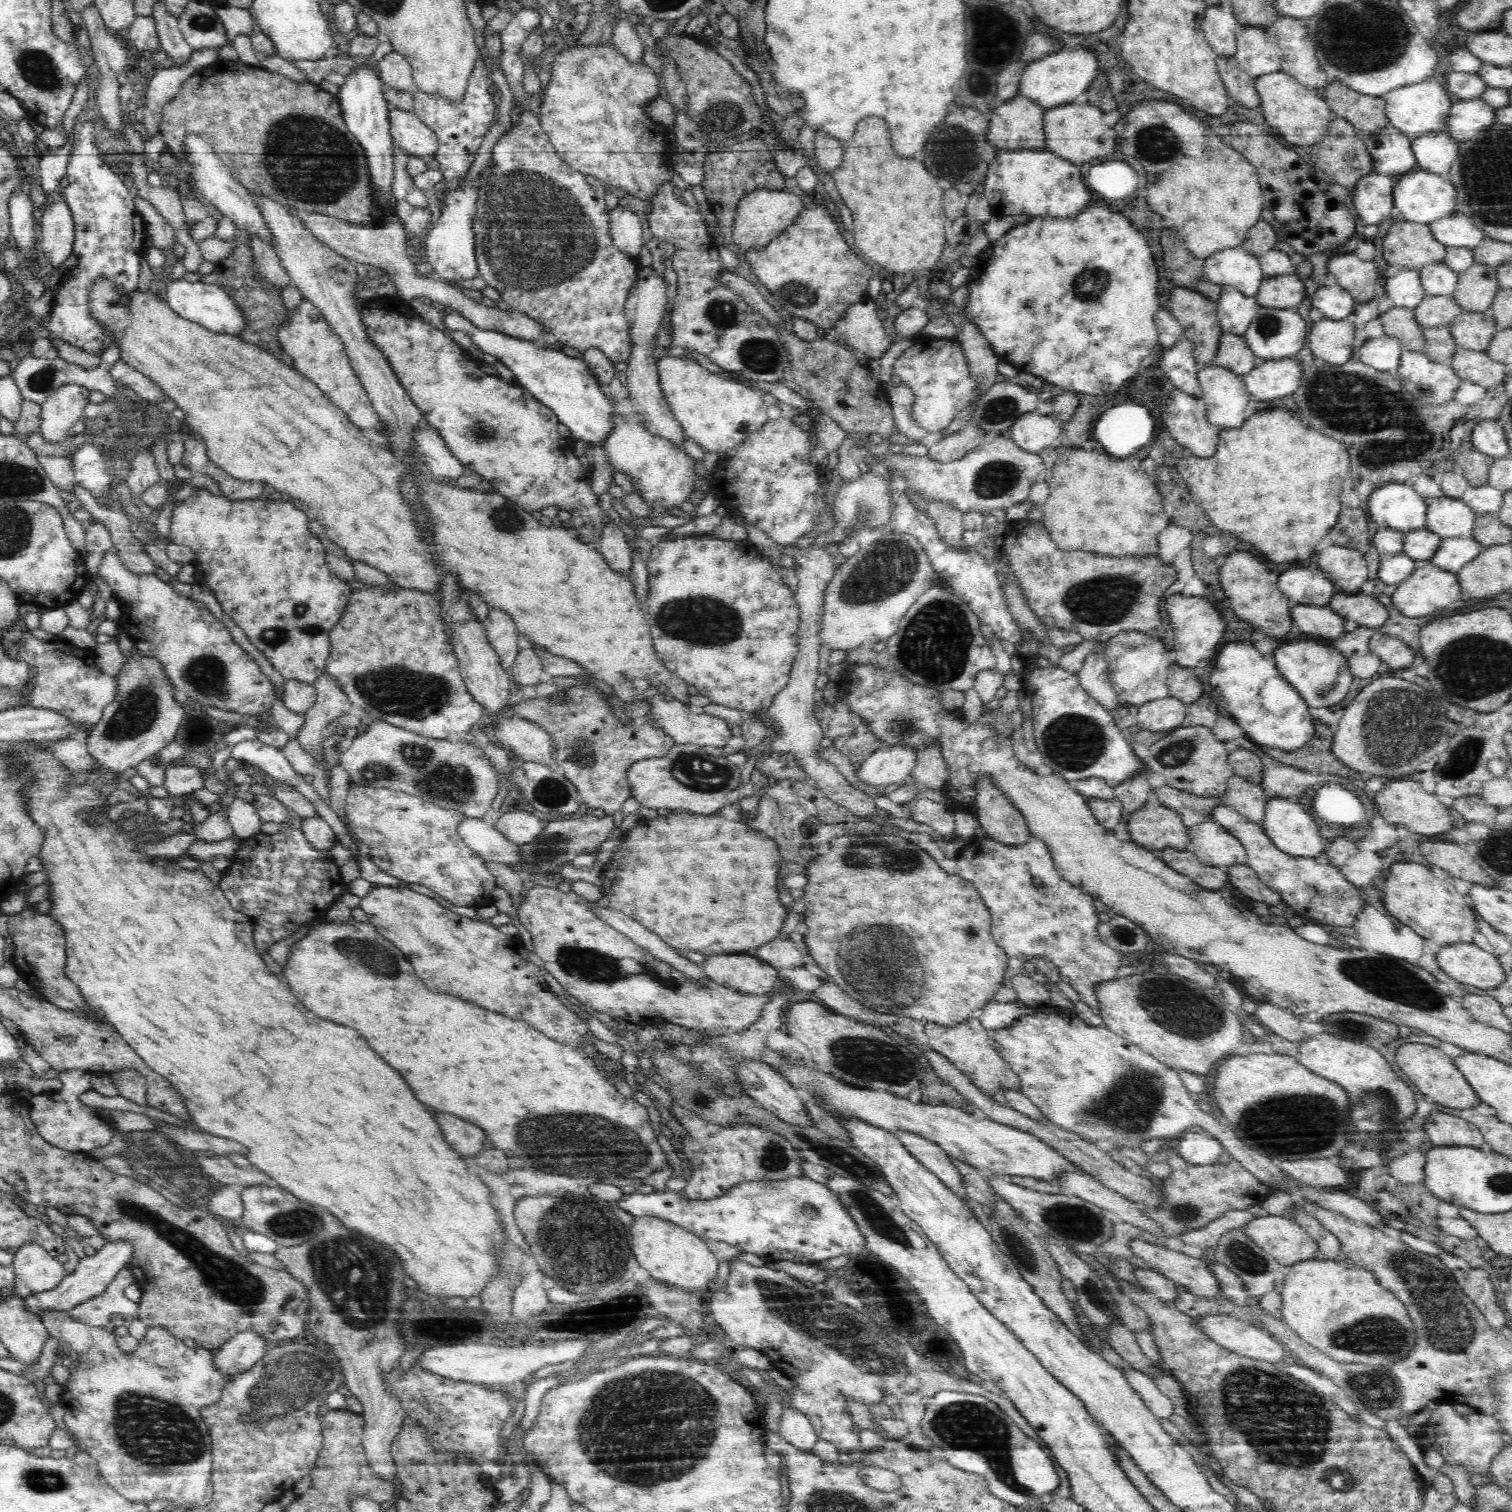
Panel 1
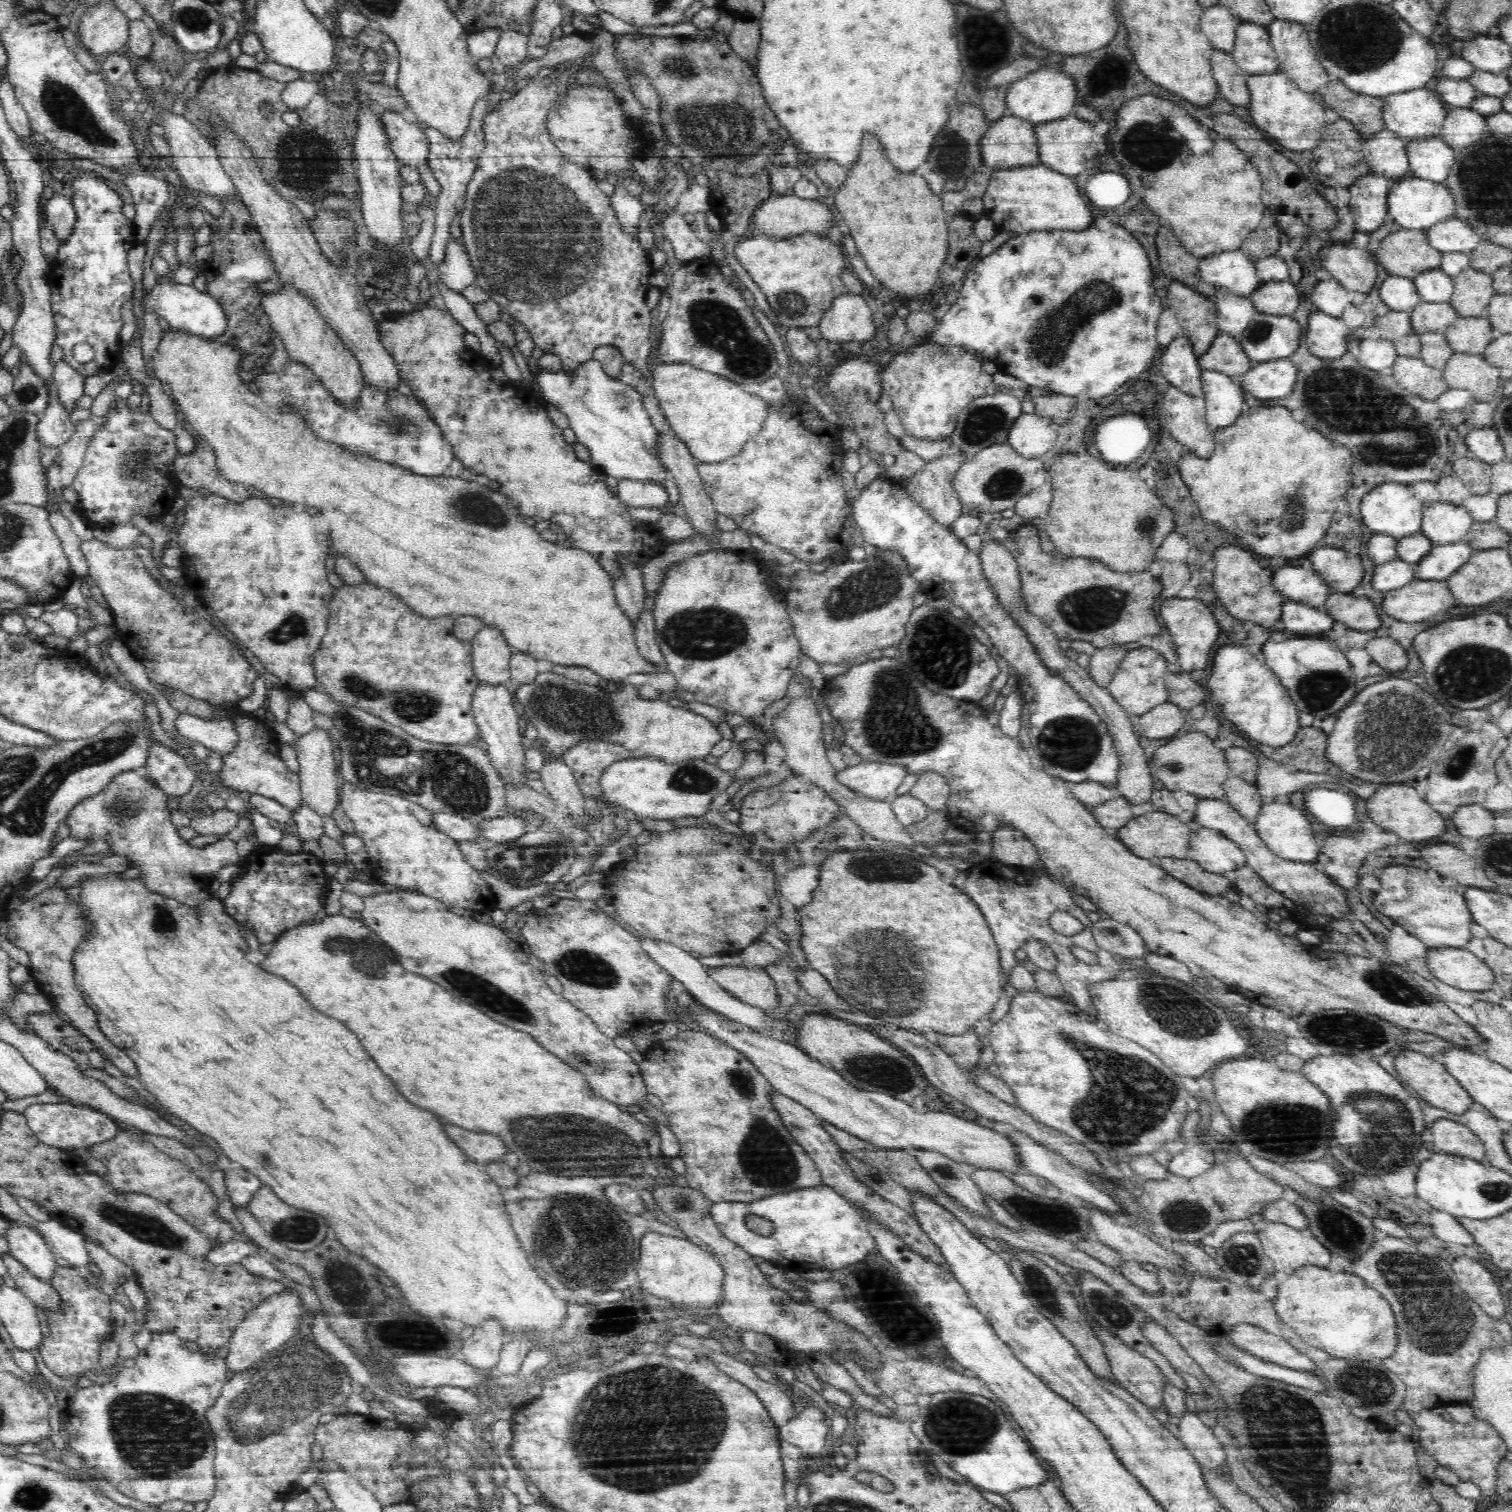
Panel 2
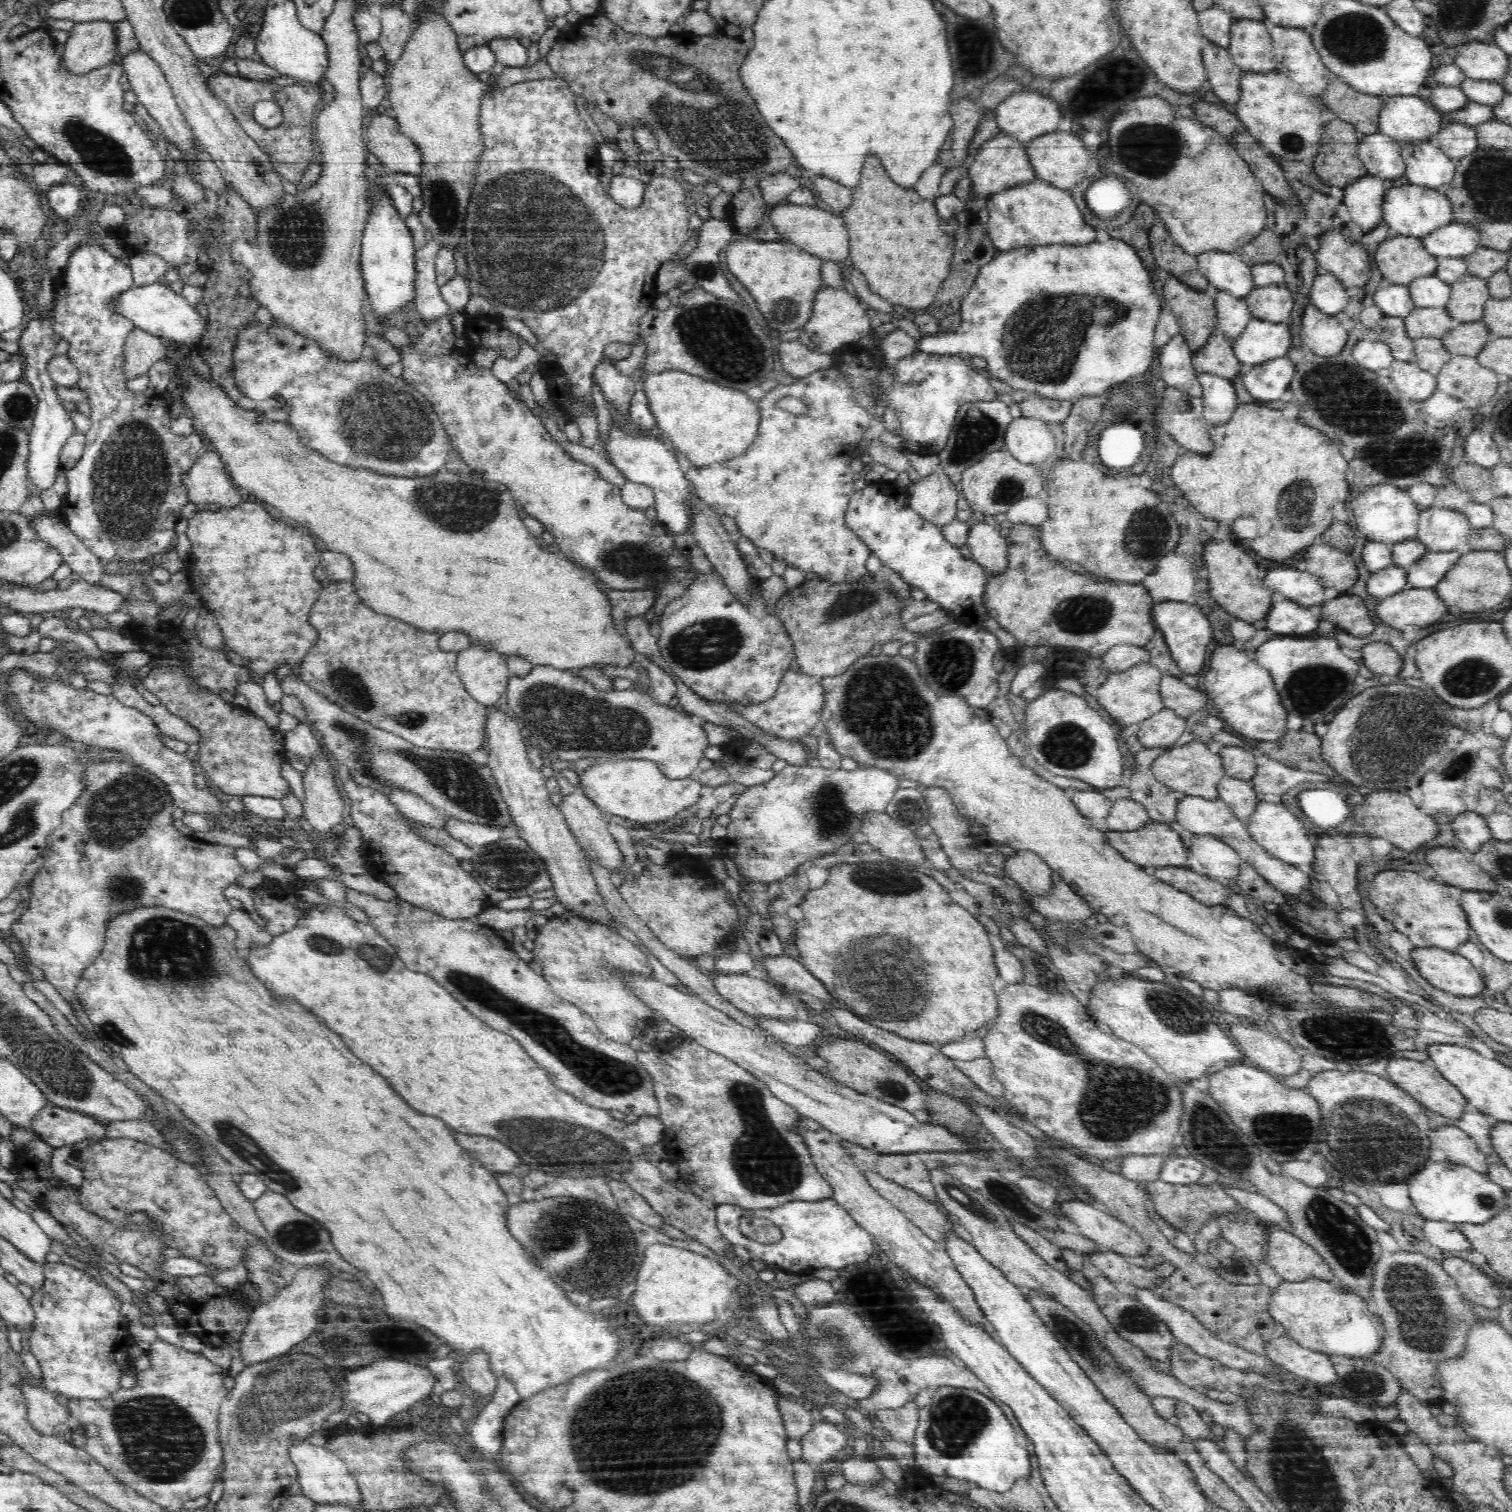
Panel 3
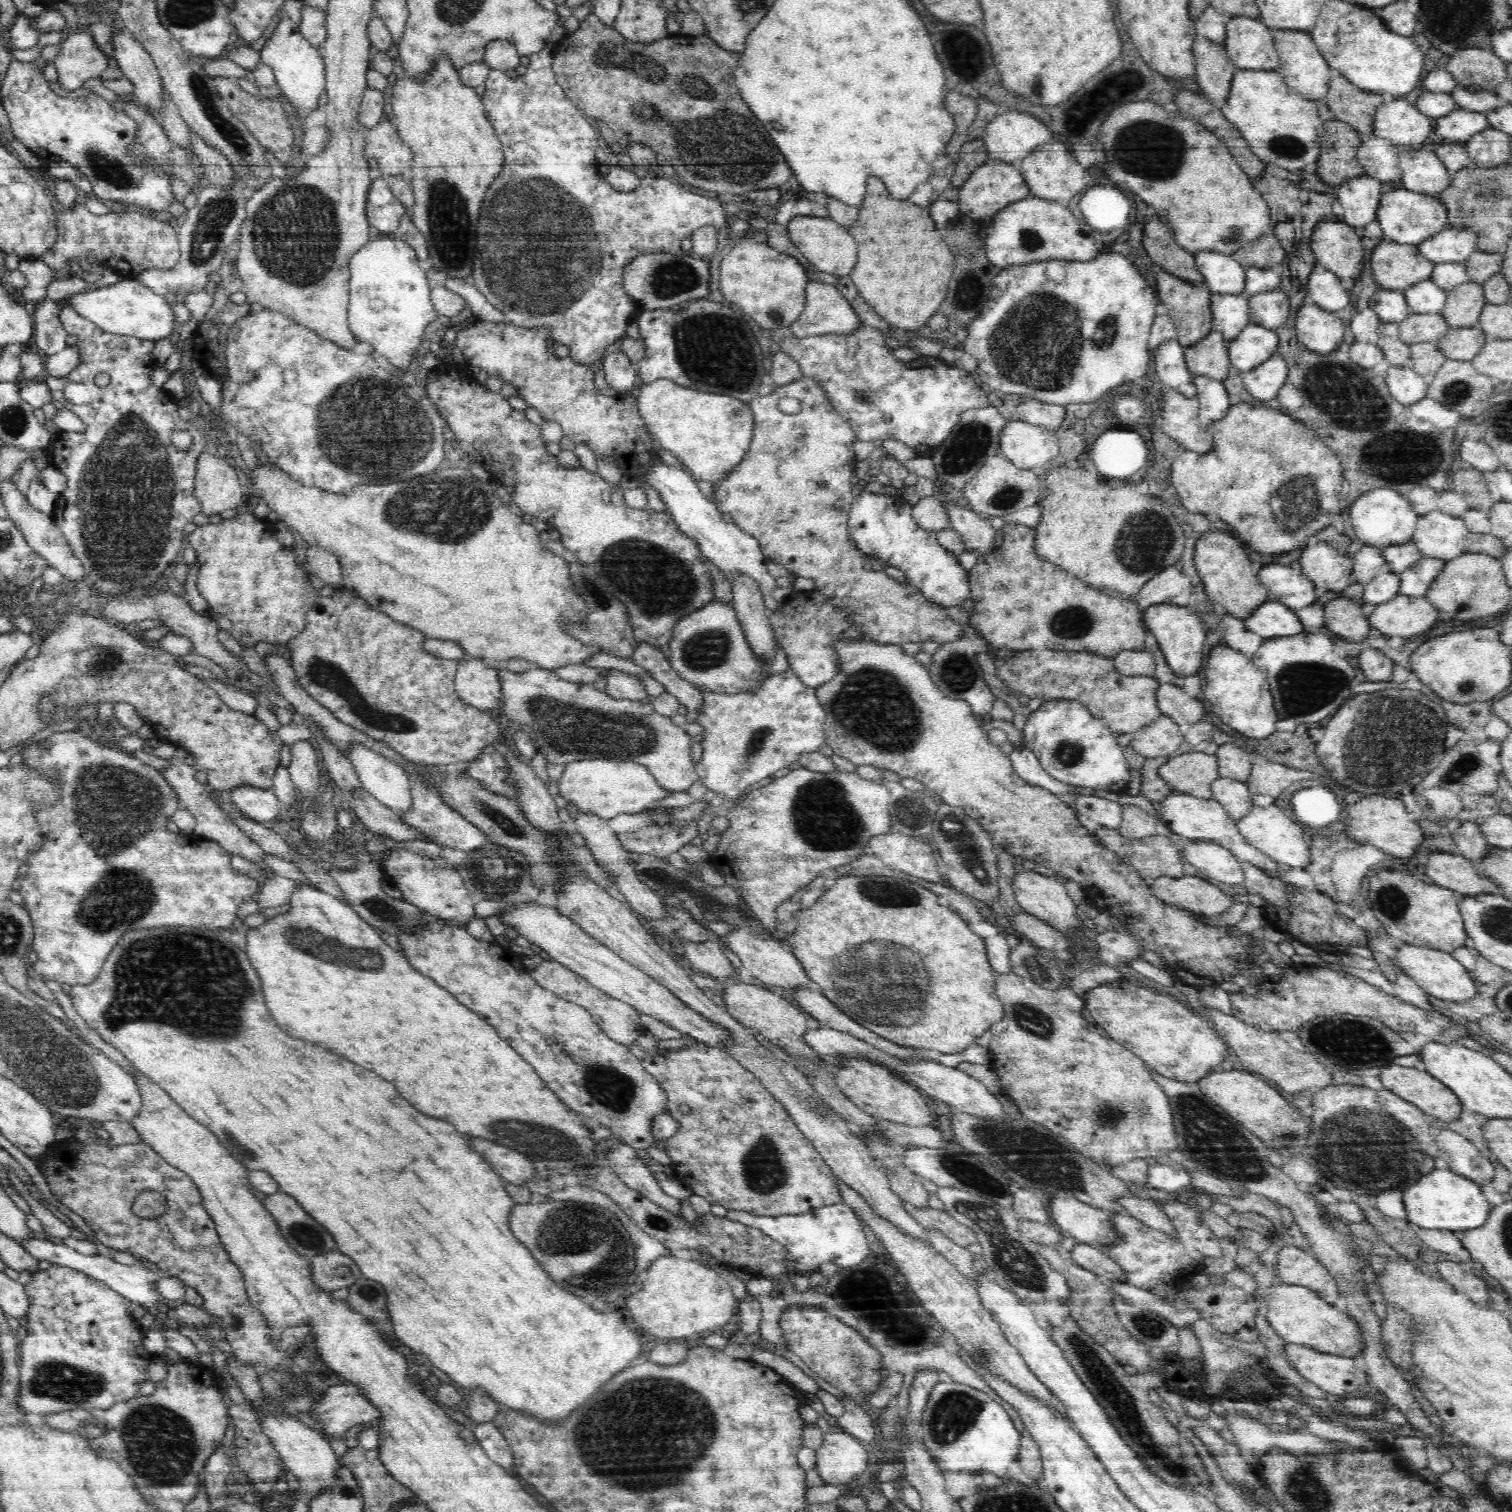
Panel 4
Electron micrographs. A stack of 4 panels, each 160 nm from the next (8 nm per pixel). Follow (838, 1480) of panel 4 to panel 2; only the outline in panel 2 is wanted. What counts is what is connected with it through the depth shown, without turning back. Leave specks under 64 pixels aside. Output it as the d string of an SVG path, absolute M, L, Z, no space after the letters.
M808 1406L804 1411L798 1411L786 1425L779 1427L779 1437L798 1448L806 1455L822 1454L829 1423L820 1407Z

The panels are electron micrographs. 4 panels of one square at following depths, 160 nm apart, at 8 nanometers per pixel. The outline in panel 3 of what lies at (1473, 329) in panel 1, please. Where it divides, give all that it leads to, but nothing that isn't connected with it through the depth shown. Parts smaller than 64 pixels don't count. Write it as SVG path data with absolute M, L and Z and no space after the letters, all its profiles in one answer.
M1478 321L1462 323L1441 337L1444 349L1452 357L1456 355L1476 357L1491 339L1492 335L1488 328Z

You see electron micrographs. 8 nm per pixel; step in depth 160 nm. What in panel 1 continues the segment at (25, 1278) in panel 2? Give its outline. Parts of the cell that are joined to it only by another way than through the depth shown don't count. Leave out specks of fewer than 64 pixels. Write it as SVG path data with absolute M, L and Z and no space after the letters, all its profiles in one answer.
M70 1311L42 1312L42 1314L37 1314L37 1316L38 1319L43 1321L50 1337L68 1343L71 1349L79 1353L79 1365L71 1371L61 1399L61 1404L67 1411L64 1414L64 1421L70 1420L70 1422L65 1422L65 1428L73 1434L75 1439L73 1450L77 1448L86 1450L96 1460L98 1470L104 1480L109 1481L112 1487L117 1489L128 1500L147 1505L154 1502L154 1500L170 1500L171 1504L178 1508L180 1506L188 1506L190 1509L210 1504L213 1500L213 1484L211 1483L213 1456L211 1453L211 1436L206 1423L202 1419L201 1409L220 1402L222 1391L229 1381L229 1376L218 1371L218 1369L214 1369L214 1363L212 1363L214 1352L203 1347L186 1347L182 1339L170 1335L170 1332L167 1332L164 1327L154 1326L148 1327L147 1335L140 1342L137 1347L138 1350L128 1356L128 1354L122 1354L120 1350L116 1350L117 1342L113 1333L107 1332L104 1327L90 1326L78 1319L74 1319Z

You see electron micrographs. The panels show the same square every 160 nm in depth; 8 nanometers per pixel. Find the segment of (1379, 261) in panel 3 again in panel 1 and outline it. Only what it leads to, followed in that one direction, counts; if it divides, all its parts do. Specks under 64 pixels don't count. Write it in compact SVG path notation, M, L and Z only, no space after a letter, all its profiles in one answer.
M1408 220L1394 223L1382 243L1382 256L1391 271L1404 268L1419 271L1426 264L1443 262L1446 251L1447 246L1436 239L1428 224Z

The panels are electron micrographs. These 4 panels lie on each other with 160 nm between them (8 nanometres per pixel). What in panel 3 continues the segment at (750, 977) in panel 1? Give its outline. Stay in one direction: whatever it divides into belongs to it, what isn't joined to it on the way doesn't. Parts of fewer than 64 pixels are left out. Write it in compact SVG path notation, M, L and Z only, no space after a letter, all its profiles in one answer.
M741 972L712 976L718 994L748 1016L796 1020L798 1007L778 987Z

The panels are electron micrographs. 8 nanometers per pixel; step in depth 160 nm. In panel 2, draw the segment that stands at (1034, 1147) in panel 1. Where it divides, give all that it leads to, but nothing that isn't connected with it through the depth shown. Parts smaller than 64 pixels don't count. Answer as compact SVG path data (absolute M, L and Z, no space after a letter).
M689 1005L687 1009L694 1011L690 1015L694 1015L694 1019L700 1023L702 1032L720 1037L724 1043L745 1053L777 1092L792 1097L809 1108L819 1119L827 1120L836 1125L836 1128L845 1130L864 1142L880 1148L931 1150L956 1162L968 1163L978 1168L1010 1170L1014 1174L1022 1171L1018 1145L1010 1135L1002 1133L1002 1130L993 1131L974 1123L971 1118L963 1119L949 1112L918 1113L911 1104L898 1096L885 1091L868 1092L866 1089L856 1088L830 1067L810 1060L805 1052L785 1040L730 1020L716 1011L707 1014L699 1008L689 1008Z

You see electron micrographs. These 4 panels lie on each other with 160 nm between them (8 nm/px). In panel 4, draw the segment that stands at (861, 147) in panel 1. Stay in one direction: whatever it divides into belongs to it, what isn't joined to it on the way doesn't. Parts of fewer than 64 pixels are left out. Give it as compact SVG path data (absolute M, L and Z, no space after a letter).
M872 176L868 178L868 190L858 220L848 229L857 244L856 266L850 274L857 292L884 322L901 329L906 336L926 331L927 321L940 309L940 302L944 300L948 282L952 278L948 274L953 272L954 256L948 250L950 247L945 237L942 234L938 236L941 231L934 228L934 224L929 207L916 206L909 200L896 200L889 195L885 184Z

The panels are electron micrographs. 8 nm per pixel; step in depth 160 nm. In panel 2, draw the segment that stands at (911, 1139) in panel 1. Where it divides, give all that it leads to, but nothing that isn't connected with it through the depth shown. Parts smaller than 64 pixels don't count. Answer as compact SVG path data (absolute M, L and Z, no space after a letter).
M910 1150L918 1162L924 1167L929 1177L959 1203L976 1216L992 1218L992 1212L984 1201L979 1186L971 1179L971 1174L978 1167L968 1163L959 1163L944 1154L931 1150Z

